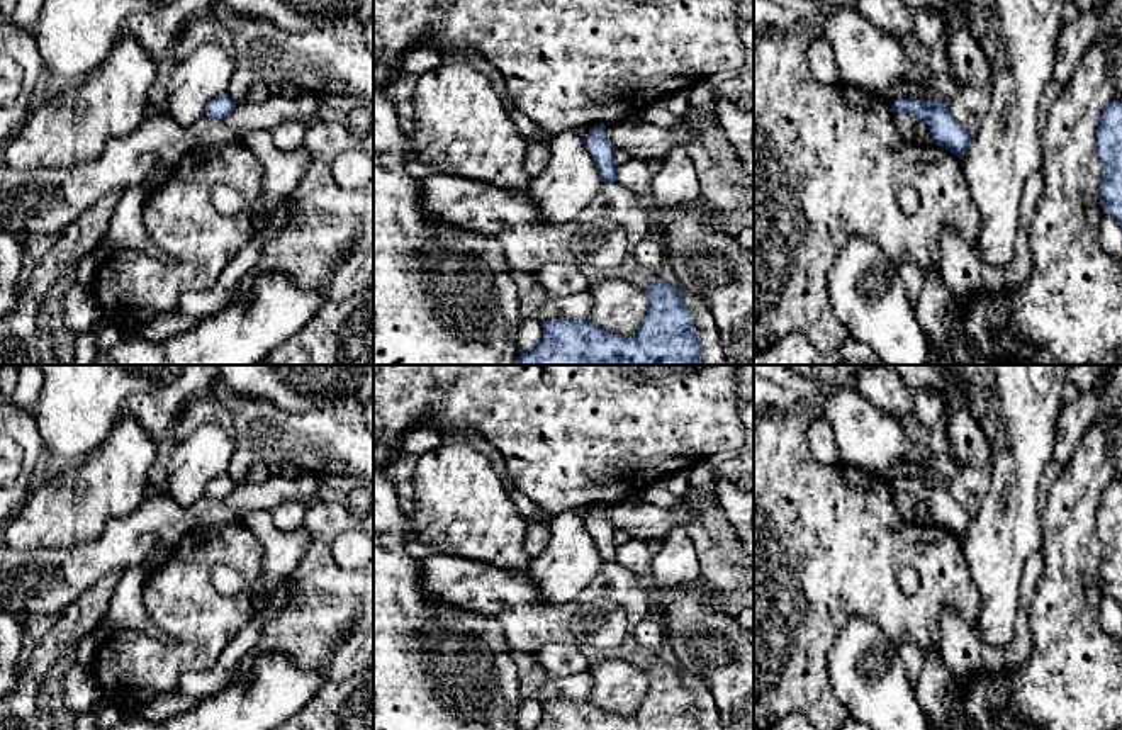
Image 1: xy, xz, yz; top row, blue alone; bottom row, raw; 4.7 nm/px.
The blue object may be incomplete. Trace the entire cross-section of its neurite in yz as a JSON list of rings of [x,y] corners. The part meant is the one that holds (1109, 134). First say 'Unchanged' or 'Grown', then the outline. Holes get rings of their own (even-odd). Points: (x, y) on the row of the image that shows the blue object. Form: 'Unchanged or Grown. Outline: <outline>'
Unchanged. Outline: [[[1122,100],[1110,102],[1097,129],[1097,149],[1102,163],[1102,209],[1122,226]]]

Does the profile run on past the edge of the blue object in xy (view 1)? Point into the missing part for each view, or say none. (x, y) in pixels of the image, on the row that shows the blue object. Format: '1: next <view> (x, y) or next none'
1: next none

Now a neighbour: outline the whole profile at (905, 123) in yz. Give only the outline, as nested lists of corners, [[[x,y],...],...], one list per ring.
[[[895,112],[895,126],[900,132],[900,136],[906,141],[915,139],[915,117],[908,112]]]

